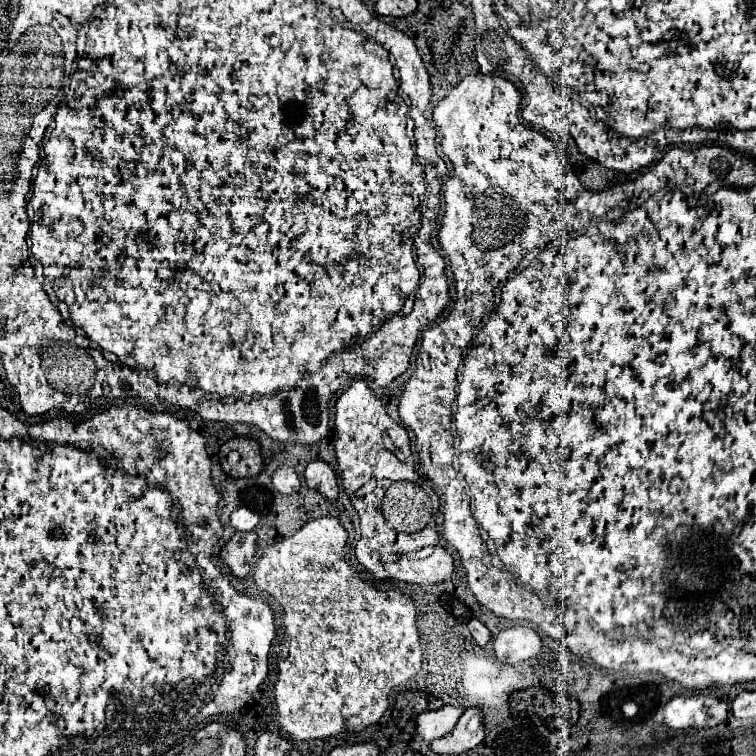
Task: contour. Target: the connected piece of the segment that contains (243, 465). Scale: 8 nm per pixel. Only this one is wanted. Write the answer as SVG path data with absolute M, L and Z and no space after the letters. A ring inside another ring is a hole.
M231 438L229 442L225 442L219 450L219 460L221 460L221 468L225 474L229 474L231 478L245 478L245 476L257 476L263 470L263 458L261 458L261 446L259 442L251 440L251 438ZM231 450L239 450L241 452L241 462L239 466L229 466L225 462L227 454Z

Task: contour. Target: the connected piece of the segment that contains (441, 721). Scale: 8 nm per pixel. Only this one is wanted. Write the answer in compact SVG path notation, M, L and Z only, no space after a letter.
M441 706L437 710L425 710L417 716L417 736L425 742L431 742L435 738L443 738L447 732L451 732L461 718L465 708L459 706Z

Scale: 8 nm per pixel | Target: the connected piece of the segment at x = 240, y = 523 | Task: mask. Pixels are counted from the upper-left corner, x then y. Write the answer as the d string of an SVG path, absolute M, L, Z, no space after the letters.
M245 506L235 508L233 514L231 514L231 526L239 532L253 530L257 526L257 522L259 522L259 516L255 512L251 512L249 508L245 508Z

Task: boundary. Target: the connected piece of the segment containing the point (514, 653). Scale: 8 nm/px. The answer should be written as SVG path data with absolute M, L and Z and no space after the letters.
M529 626L505 628L493 640L493 650L499 660L517 664L535 658L541 651L541 638Z

